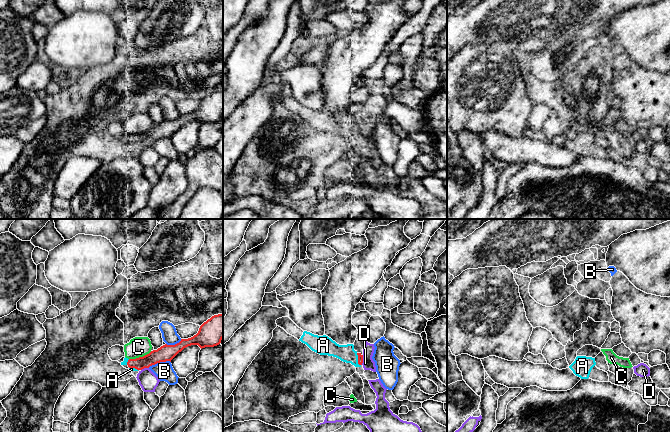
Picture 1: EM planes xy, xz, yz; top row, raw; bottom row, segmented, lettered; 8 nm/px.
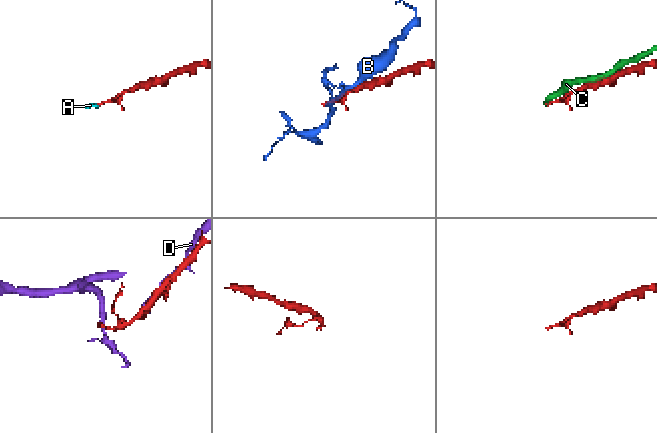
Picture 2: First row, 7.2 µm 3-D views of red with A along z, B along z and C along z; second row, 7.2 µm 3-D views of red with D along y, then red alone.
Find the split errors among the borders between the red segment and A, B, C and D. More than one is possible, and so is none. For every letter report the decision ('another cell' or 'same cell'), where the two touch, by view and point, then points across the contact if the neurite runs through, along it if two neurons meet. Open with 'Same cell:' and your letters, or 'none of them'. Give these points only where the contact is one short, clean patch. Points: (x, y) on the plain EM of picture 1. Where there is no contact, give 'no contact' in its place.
Same cell: A
A: same cell; contact xz (358, 135)
B: another cell; contact xy (159, 138)
C: another cell; contact xy (140, 133)
D: another cell; contact xy (144, 143)

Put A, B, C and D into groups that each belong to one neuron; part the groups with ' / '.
A / B / C / D

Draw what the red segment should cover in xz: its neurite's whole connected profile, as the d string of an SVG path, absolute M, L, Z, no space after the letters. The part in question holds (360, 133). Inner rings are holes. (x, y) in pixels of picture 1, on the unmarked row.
M289 93L277 95L276 100L320 131L336 133L355 143L361 143L363 139L363 131L354 126L353 120L339 121L326 111L318 112L303 107Z

